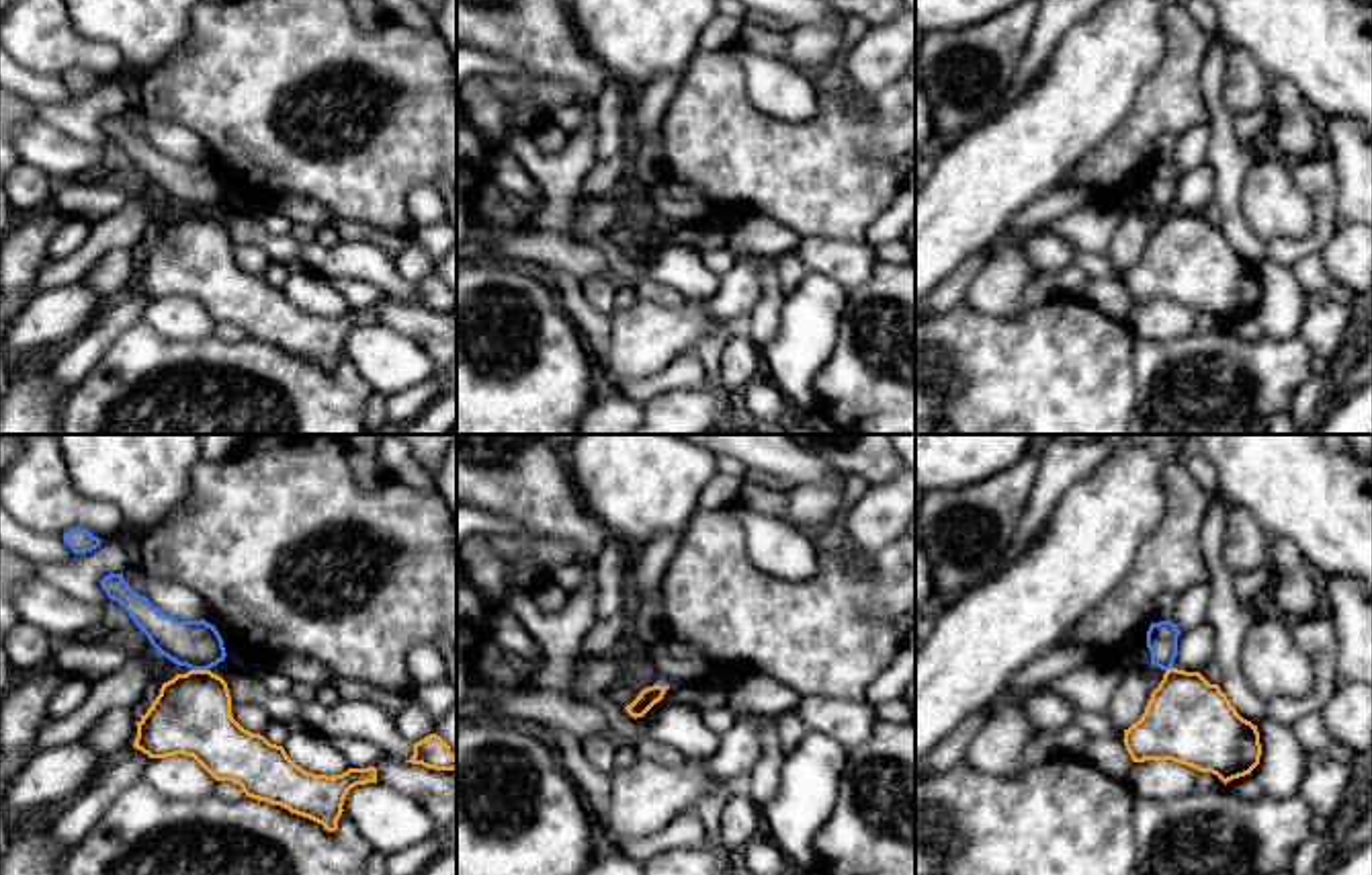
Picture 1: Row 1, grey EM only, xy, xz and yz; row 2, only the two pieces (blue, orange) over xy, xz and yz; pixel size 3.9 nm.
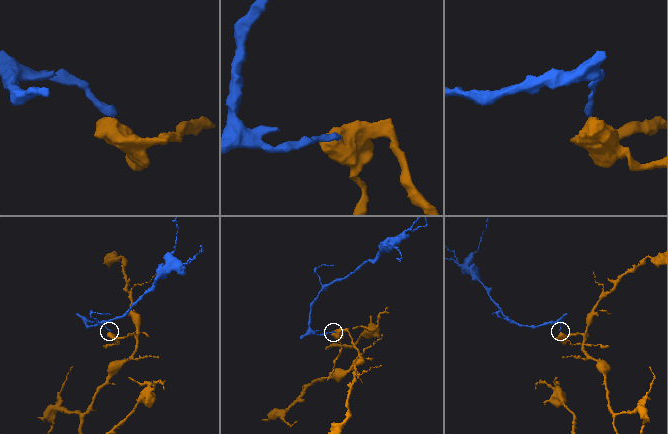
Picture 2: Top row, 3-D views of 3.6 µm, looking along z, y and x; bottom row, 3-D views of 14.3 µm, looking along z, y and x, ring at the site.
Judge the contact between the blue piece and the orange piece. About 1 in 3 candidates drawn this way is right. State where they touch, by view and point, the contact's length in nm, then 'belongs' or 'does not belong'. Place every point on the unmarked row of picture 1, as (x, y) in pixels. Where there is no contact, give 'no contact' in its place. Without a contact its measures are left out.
contact xy (199, 210); length 70 nm; does not belong

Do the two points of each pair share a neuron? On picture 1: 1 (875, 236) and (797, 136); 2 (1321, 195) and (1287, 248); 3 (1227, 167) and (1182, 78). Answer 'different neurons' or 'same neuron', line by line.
1: different neurons
2: same neuron
3: different neurons

